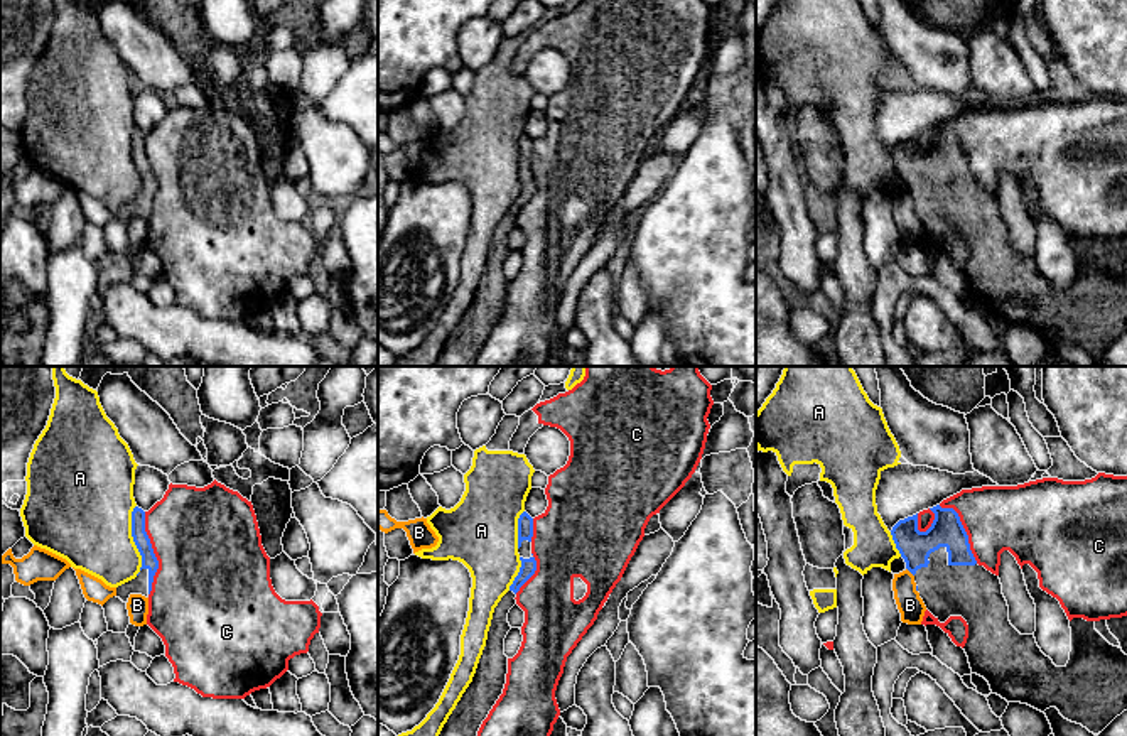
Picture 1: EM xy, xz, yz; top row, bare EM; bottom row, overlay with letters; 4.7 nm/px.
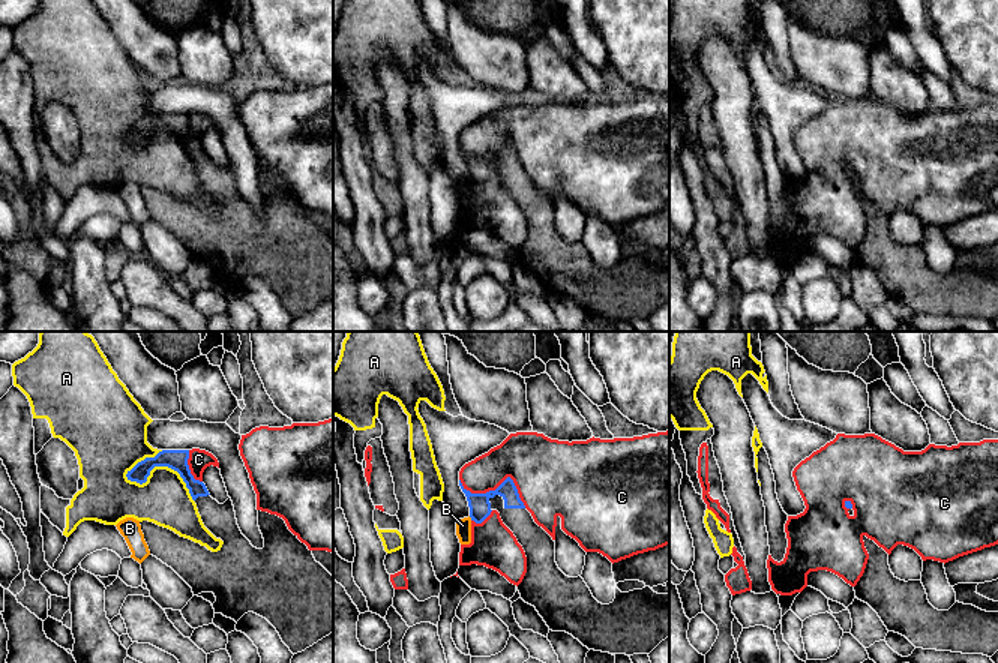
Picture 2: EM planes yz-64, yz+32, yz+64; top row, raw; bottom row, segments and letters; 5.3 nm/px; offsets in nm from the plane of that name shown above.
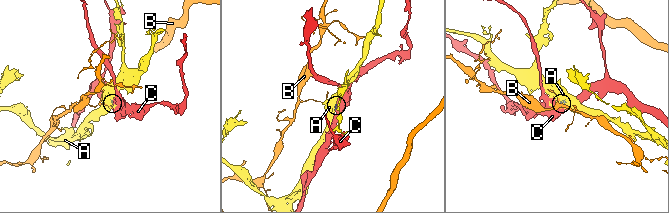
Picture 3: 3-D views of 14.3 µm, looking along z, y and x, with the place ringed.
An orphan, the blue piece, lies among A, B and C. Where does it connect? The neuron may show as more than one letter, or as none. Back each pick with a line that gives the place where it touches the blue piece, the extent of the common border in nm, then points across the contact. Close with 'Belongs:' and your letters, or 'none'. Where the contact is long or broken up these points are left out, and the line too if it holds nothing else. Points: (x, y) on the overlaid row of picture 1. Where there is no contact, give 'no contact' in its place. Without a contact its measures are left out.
Belongs: none

